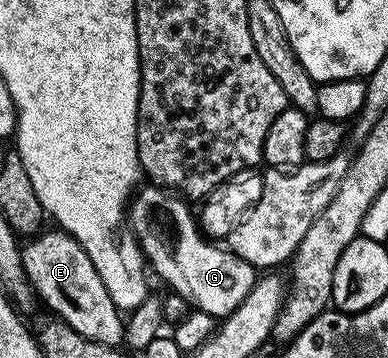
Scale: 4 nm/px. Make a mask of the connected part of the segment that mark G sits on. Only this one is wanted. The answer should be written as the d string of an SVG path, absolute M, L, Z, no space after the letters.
M145 184L128 203L127 222L152 273L154 270L172 293L182 294L190 307L203 311L214 320L223 320L247 300L259 274L230 249L206 237L188 205L190 203L176 193L156 184Z

